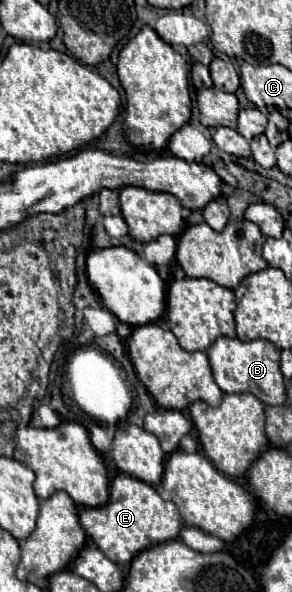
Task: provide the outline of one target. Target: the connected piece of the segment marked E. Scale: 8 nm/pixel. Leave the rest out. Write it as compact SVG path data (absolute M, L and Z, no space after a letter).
M123 473L113 479L109 503L105 507L81 509L79 519L87 535L115 563L129 563L145 547L177 539L181 527L179 509L175 503L163 501L149 483Z

